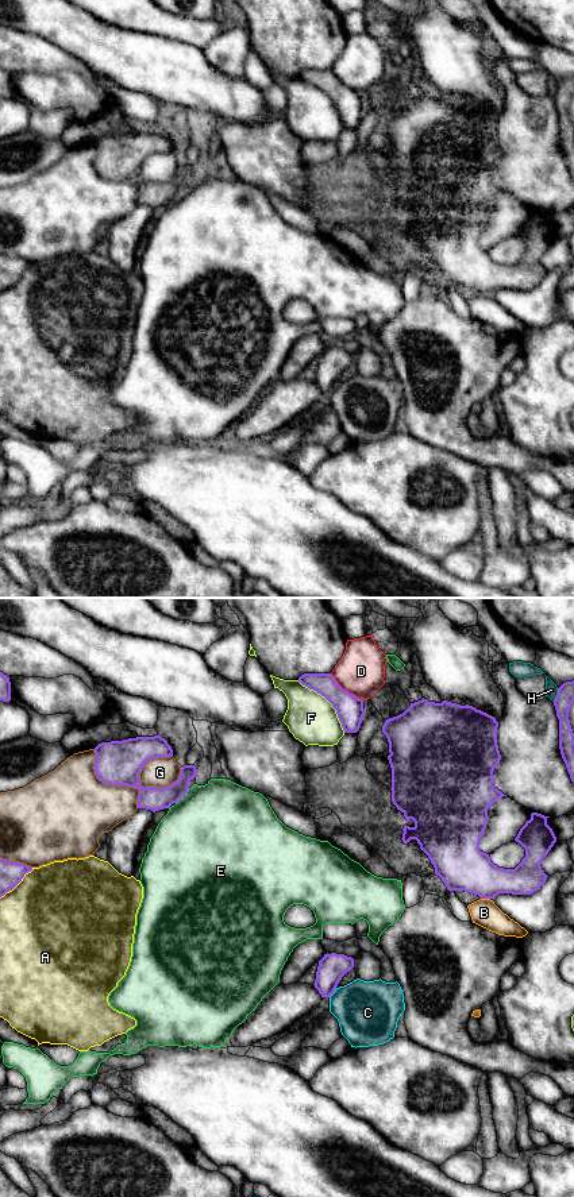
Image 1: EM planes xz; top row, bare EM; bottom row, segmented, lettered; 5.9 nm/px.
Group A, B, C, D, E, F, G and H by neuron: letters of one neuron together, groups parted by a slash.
A / B / C / D / E / F / G / H

